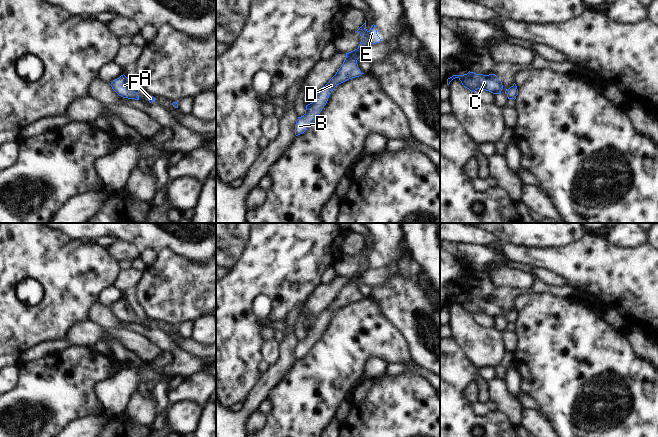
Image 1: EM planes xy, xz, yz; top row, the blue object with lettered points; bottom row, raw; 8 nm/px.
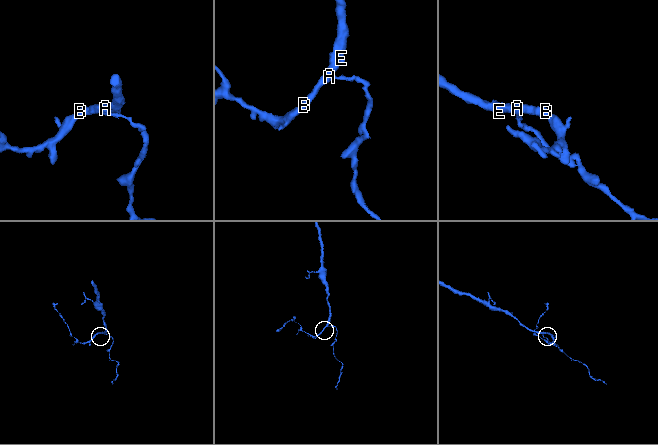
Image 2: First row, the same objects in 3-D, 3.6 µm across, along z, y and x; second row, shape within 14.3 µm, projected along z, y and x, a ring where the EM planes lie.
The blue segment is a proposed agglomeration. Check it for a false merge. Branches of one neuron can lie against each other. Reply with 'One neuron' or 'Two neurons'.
One neuron.

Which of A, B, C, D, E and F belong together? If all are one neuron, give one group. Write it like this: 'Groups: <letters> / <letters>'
Groups: A B C D E F.

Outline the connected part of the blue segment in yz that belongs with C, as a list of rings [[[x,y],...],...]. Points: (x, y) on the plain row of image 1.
[[[469,295],[467,298],[453,299],[448,302],[447,309],[455,302],[458,302],[462,309],[471,316],[474,316],[477,313],[483,313],[493,318],[500,318],[503,313],[502,306],[495,298],[483,299]]]

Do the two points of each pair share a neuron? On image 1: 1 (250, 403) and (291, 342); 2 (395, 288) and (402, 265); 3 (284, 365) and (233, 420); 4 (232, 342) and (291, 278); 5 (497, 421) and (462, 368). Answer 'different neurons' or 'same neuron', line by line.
1: same neuron
2: different neurons
3: same neuron
4: same neuron
5: same neuron

